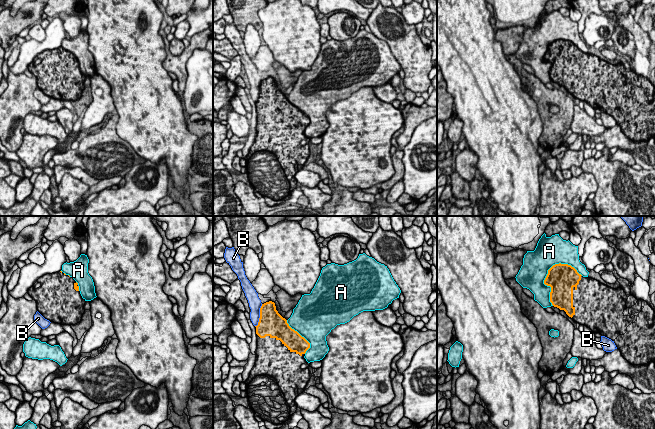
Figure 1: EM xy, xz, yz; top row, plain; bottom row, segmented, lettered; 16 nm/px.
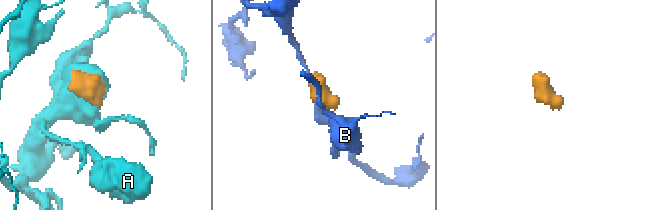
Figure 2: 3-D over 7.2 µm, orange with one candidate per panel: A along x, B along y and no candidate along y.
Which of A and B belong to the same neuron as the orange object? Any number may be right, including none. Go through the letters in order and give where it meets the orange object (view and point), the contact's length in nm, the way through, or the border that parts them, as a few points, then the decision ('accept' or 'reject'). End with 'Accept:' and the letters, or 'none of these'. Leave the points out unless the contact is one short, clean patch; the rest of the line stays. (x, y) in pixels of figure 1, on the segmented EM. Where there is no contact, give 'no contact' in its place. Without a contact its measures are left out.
A: contact yz (545, 278); length 750 nm; reject
B: contact xz (260, 315); length 380 nm; reject
Accept: none of these

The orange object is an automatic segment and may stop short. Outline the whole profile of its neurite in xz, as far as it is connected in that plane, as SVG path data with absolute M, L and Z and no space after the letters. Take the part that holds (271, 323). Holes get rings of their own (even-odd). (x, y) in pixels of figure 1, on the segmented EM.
M272 301L262 304L259 322L255 327L257 334L256 362L245 383L249 386L257 376L266 376L278 384L286 405L294 407L295 398L304 392L312 377L308 368L301 368L302 364L308 364L304 356L310 348L310 343L289 326L287 320L278 313L275 303Z

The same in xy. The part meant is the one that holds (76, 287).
M62 271L46 274L37 280L41 286L37 289L29 288L28 294L37 303L38 312L50 322L61 325L75 325L79 323L85 312L85 299L82 298L78 283Z

